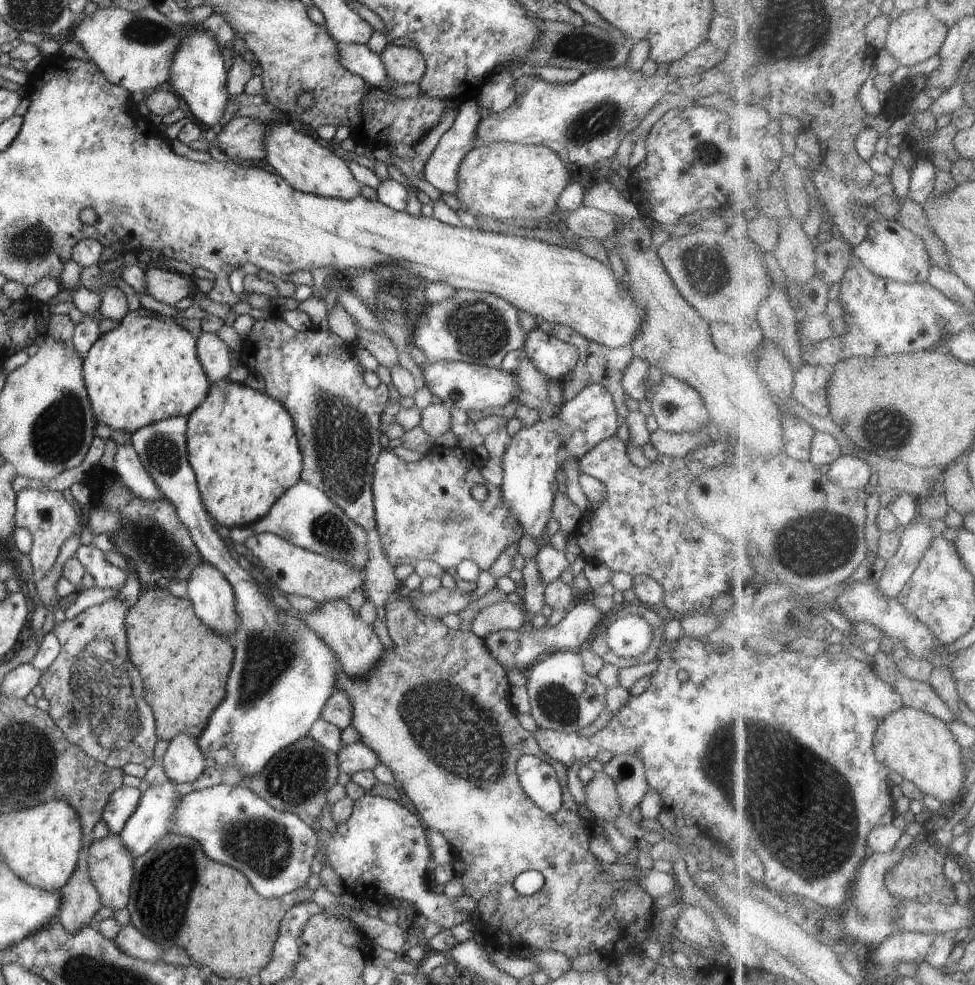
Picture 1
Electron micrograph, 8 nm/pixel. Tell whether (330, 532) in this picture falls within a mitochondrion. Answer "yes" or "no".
yes

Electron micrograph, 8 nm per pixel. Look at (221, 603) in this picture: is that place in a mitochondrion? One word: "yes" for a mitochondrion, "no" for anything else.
no

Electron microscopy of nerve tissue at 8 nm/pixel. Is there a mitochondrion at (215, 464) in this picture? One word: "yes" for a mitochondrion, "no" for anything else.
no

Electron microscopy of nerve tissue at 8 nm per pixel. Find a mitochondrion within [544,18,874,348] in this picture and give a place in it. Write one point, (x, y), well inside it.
(600, 121)

